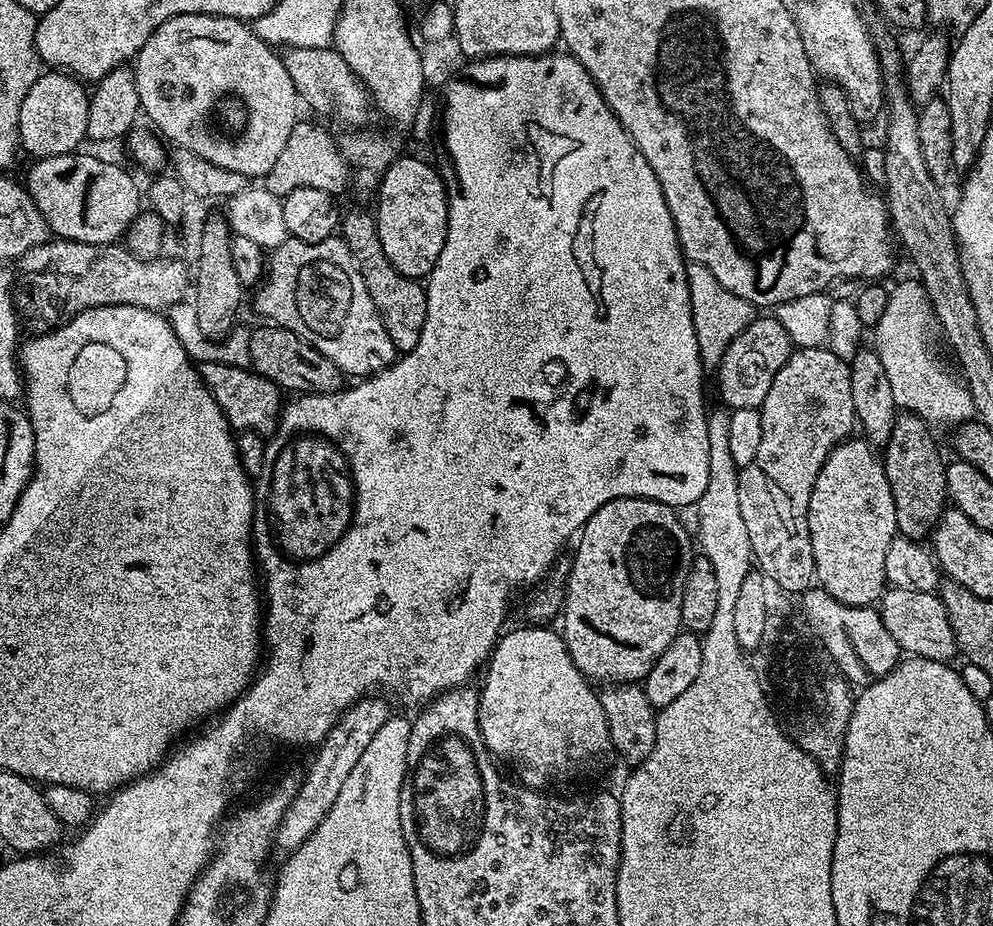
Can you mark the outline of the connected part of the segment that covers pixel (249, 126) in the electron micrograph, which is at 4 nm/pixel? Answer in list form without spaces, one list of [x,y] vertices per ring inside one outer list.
[[[201,12],[172,16],[166,22],[162,22],[162,26],[158,26],[154,30],[154,34],[150,34],[148,41],[142,45],[134,57],[138,98],[143,115],[152,119],[151,127],[169,145],[192,150],[194,154],[198,154],[199,158],[204,158],[207,162],[212,162],[224,170],[237,171],[238,174],[244,174],[249,178],[255,178],[255,176],[263,178],[270,170],[270,166],[274,166],[274,162],[278,162],[278,154],[282,154],[282,146],[286,146],[286,138],[290,138],[290,130],[294,130],[298,119],[298,113],[296,113],[298,97],[294,90],[294,82],[290,82],[290,74],[286,74],[283,59],[278,52],[276,56],[276,52],[277,49],[262,38],[258,38],[255,31],[245,21],[235,20],[229,16],[207,16]]]

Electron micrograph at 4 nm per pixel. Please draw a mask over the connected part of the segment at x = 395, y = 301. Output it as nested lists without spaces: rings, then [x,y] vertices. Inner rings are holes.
[[[344,212],[339,221],[338,232],[348,244],[350,254],[357,266],[362,281],[366,284],[370,298],[381,316],[386,333],[396,347],[397,353],[403,354],[418,346],[418,338],[422,338],[422,326],[426,322],[426,302],[428,293],[419,279],[404,276],[386,258],[386,250],[382,250],[382,242],[378,238],[376,217],[368,212]]]

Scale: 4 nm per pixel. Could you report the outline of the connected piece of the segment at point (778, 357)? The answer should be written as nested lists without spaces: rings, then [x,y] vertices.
[[[760,314],[753,318],[734,338],[722,358],[722,362],[715,369],[714,375],[720,383],[720,400],[725,409],[760,408],[764,404],[766,394],[770,394],[770,382],[774,382],[774,374],[786,366],[794,345],[782,323],[775,315]]]

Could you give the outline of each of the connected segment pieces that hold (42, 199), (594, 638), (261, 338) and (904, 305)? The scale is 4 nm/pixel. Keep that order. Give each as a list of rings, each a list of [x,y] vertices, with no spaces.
[[[83,151],[67,152],[61,156],[41,156],[28,172],[26,187],[34,198],[42,218],[48,223],[49,233],[61,240],[73,240],[83,244],[115,244],[123,241],[128,228],[142,212],[142,192],[136,189],[136,180],[108,160],[96,156],[83,156]]]
[[[618,498],[617,500],[606,502],[606,506],[602,506],[596,511],[584,523],[583,528],[580,529],[578,539],[575,541],[575,544],[577,544],[576,553],[572,556],[572,569],[568,572],[568,580],[566,579],[566,587],[564,589],[564,603],[562,605],[564,628],[562,627],[562,635],[564,637],[564,645],[568,647],[568,653],[574,662],[574,666],[589,681],[608,680],[604,682],[611,682],[612,684],[644,681],[650,674],[654,662],[658,662],[658,658],[662,658],[662,650],[666,650],[666,646],[670,646],[670,642],[681,631],[682,586],[686,586],[686,574],[690,570],[694,559],[694,540],[693,537],[692,540],[688,537],[688,532],[684,529],[683,522],[676,516],[679,515],[673,509],[653,500]]]
[[[277,326],[268,328],[252,328],[249,338],[249,362],[251,371],[264,376],[270,382],[274,382],[281,390],[292,391],[292,394],[315,394],[317,392],[339,392],[345,387],[346,380],[341,370],[326,358],[325,354],[319,352],[314,346],[307,344],[301,337]]]
[[[916,278],[904,280],[888,293],[886,311],[882,318],[878,318],[874,329],[874,351],[878,358],[882,358],[882,367],[886,370],[886,379],[890,382],[897,409],[920,417],[929,426],[961,426],[973,419],[972,396],[963,379],[955,371],[952,373],[936,353],[932,343],[936,340],[937,328],[932,304],[923,284]]]

